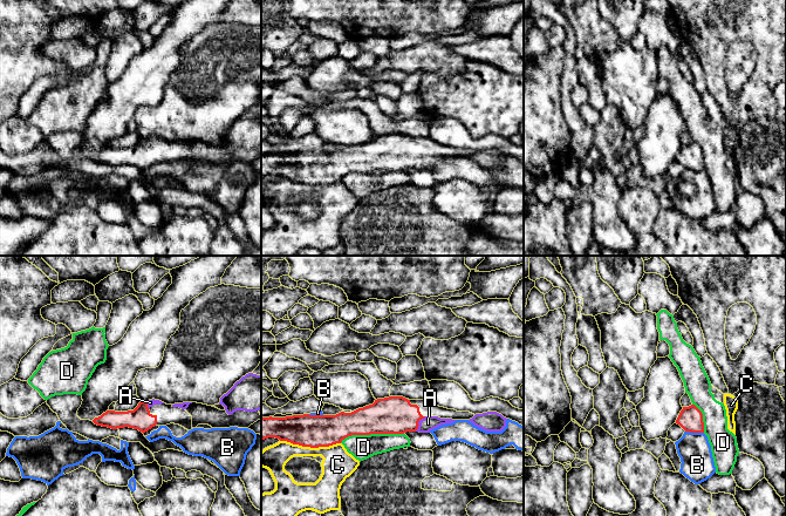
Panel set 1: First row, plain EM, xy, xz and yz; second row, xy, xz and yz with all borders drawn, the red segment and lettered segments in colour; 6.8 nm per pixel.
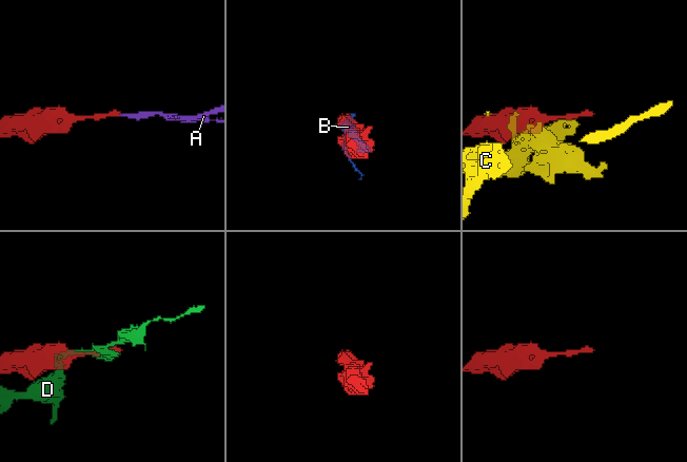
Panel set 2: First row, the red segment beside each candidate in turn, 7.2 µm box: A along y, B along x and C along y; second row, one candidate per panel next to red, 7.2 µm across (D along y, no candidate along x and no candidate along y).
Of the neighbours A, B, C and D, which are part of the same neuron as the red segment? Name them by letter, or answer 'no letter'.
A

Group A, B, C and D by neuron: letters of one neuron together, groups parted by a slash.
A / B / C / D

